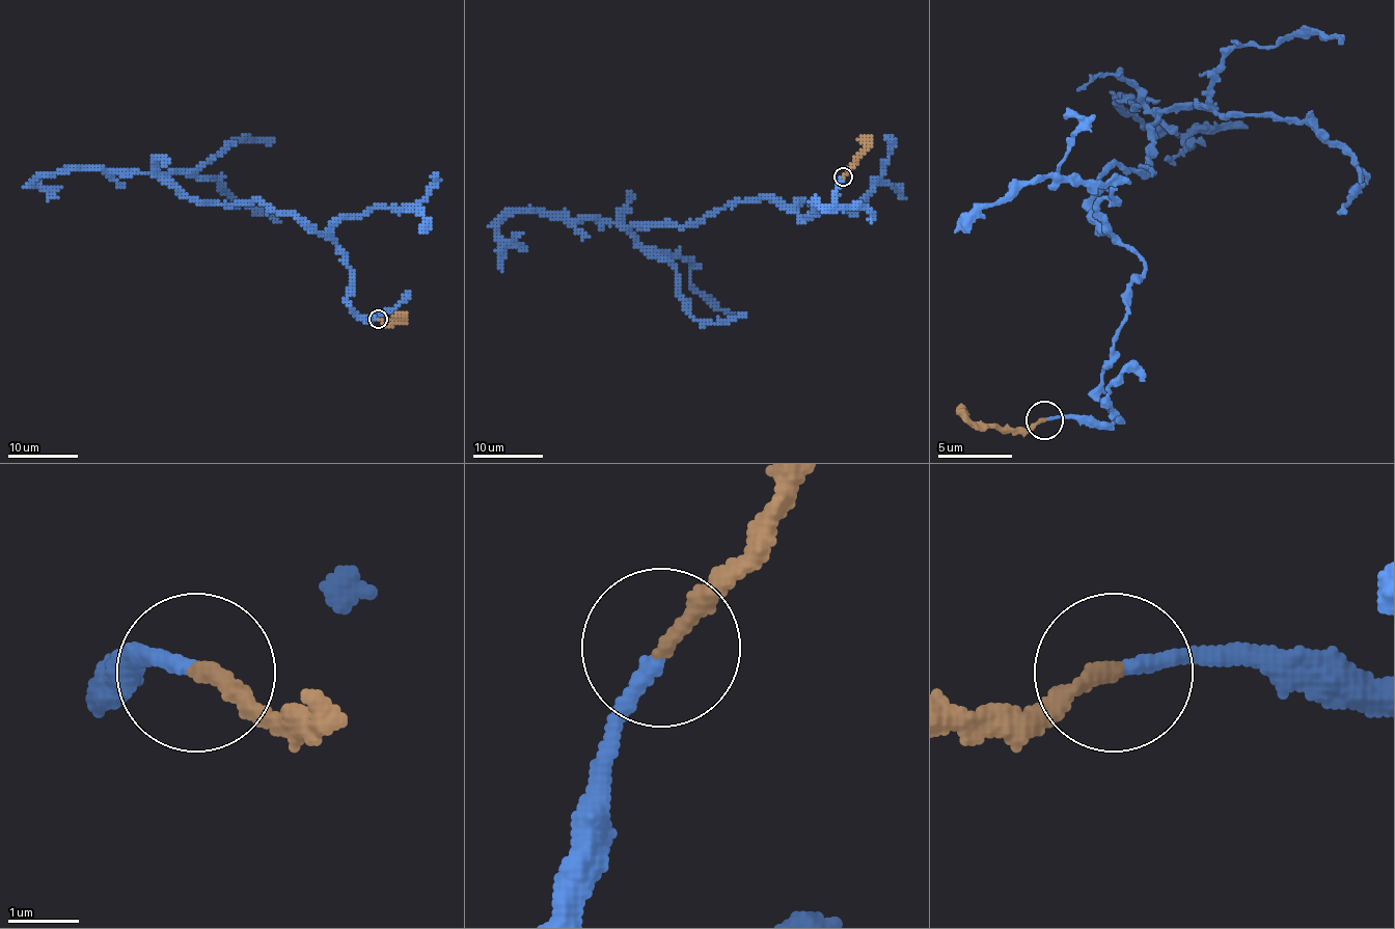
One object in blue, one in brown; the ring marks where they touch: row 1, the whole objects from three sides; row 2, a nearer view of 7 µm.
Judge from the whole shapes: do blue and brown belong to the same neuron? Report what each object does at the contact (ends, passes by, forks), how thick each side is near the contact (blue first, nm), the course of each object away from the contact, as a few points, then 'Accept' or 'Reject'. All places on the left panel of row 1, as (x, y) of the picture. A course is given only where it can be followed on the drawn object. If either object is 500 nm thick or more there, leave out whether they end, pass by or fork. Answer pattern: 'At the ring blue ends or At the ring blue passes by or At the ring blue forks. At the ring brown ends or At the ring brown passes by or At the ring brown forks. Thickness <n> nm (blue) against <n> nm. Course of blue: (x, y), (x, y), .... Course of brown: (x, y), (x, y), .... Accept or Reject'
At the ring blue ends. At the ring brown ends. Thickness 190 nm (blue) against 240 nm. Course of blue: (378, 319), (346, 299), (351, 273), (329, 237), (255, 200), (194, 201), (142, 172), (36, 181). Course of brown: (378, 319), (397, 322), (405, 315). Accept

